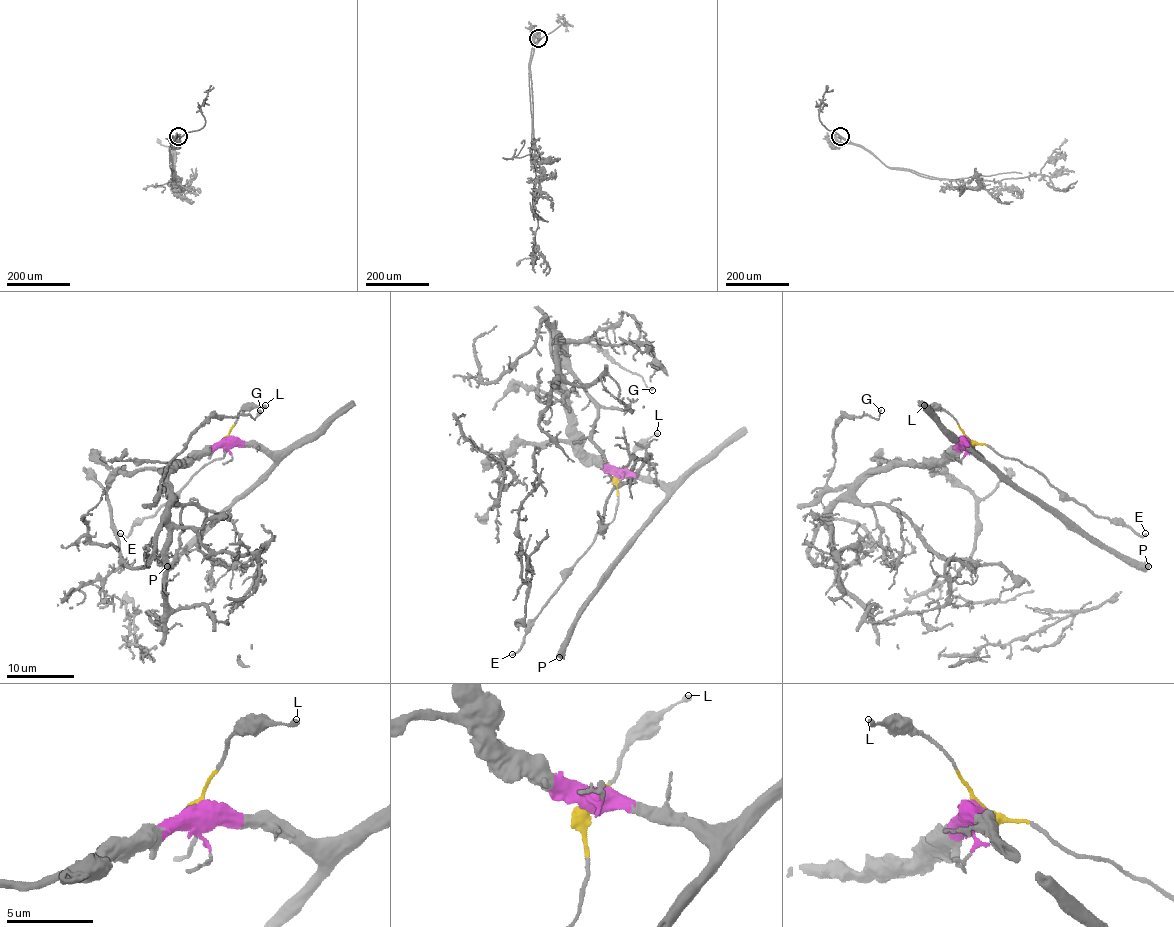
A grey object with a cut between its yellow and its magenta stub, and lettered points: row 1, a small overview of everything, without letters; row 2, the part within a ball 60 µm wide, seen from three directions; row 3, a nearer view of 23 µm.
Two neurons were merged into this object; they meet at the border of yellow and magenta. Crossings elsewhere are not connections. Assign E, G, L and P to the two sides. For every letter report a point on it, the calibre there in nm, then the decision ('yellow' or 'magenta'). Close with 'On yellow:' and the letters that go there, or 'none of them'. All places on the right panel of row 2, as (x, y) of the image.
E: at (1145, 533); 240 nm thick; yellow
G: at (881, 410); 260 nm thick; magenta
L: at (924, 405); 260 nm thick; yellow
P: at (1148, 566); 700 nm thick; magenta
On yellow: E, L

